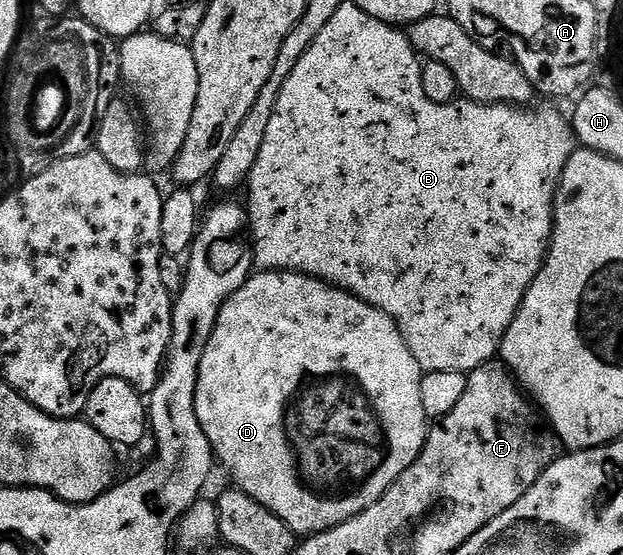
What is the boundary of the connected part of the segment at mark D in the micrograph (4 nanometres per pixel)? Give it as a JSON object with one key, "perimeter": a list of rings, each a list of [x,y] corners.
{"perimeter":[[[259,270],[247,277],[241,290],[234,292],[219,312],[197,374],[195,409],[211,443],[211,451],[218,463],[220,460],[227,467],[228,474],[235,479],[232,480],[234,487],[249,494],[249,498],[261,502],[261,506],[277,514],[281,522],[288,524],[300,537],[306,538],[335,528],[349,518],[360,516],[387,493],[389,486],[397,482],[401,473],[413,466],[425,446],[429,431],[425,406],[421,406],[421,382],[424,375],[417,358],[413,358],[413,350],[409,350],[405,338],[401,338],[401,330],[397,330],[393,318],[381,310],[369,306],[345,290],[332,288],[316,276],[306,276],[300,272]]]}

